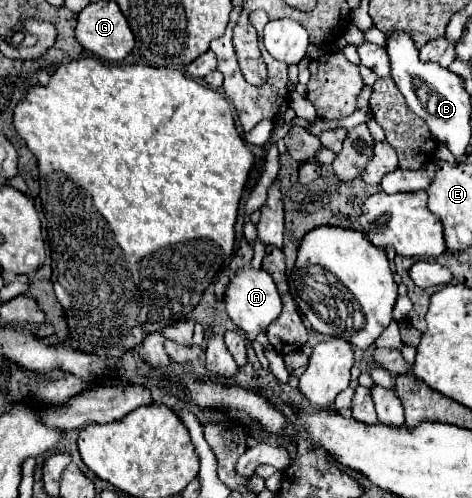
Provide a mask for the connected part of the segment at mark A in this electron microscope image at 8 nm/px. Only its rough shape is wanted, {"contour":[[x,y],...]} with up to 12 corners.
{"contour":[[251,266],[225,292],[225,312],[251,340],[283,310],[273,278]]}

